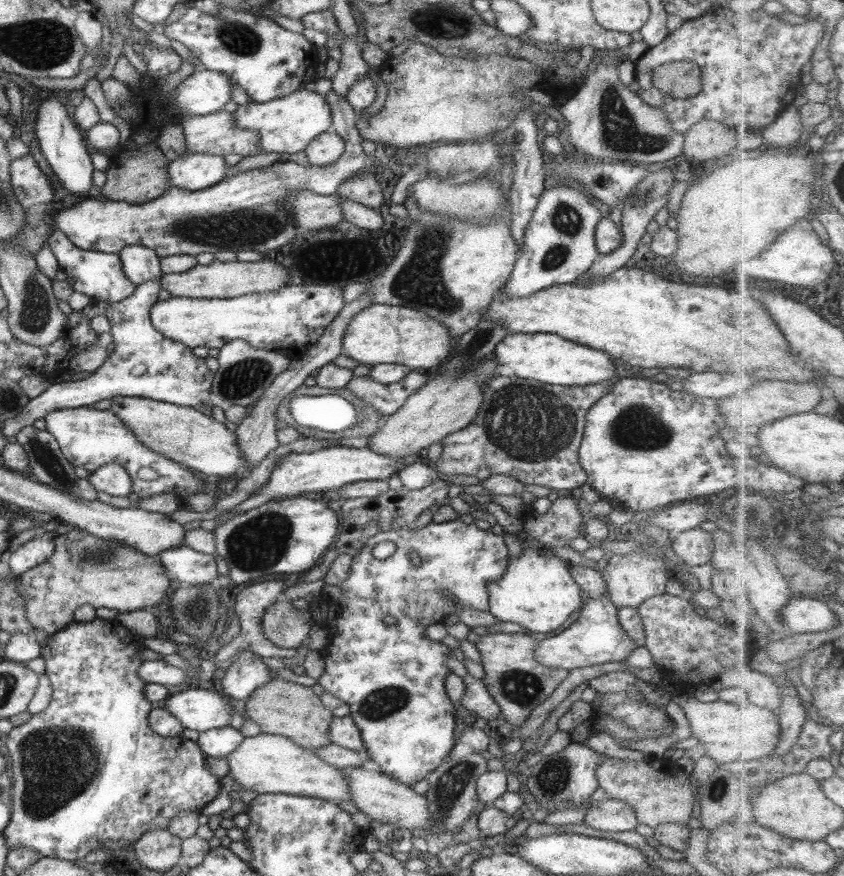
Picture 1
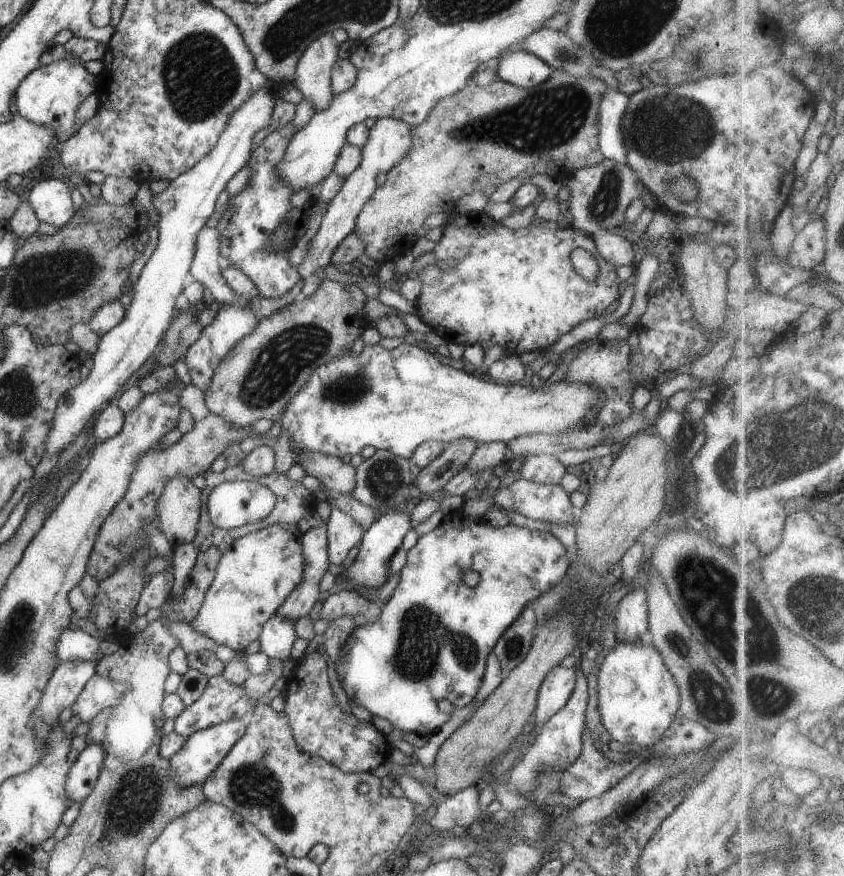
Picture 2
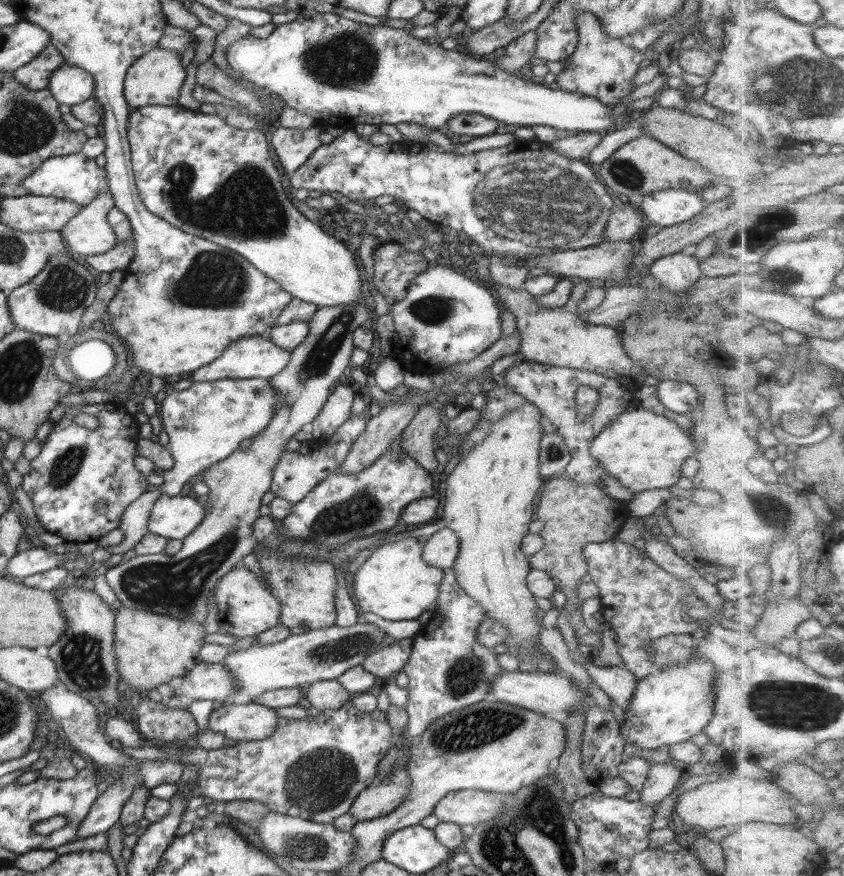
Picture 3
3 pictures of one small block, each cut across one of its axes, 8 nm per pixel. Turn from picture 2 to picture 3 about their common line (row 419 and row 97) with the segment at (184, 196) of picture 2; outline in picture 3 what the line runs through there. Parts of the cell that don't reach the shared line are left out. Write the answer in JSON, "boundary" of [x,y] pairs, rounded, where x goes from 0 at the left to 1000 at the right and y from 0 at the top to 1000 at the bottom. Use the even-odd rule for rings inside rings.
{"boundary":[[[78,73],[59,89],[56,102],[69,118],[88,122],[111,110],[113,90],[90,75]]]}

